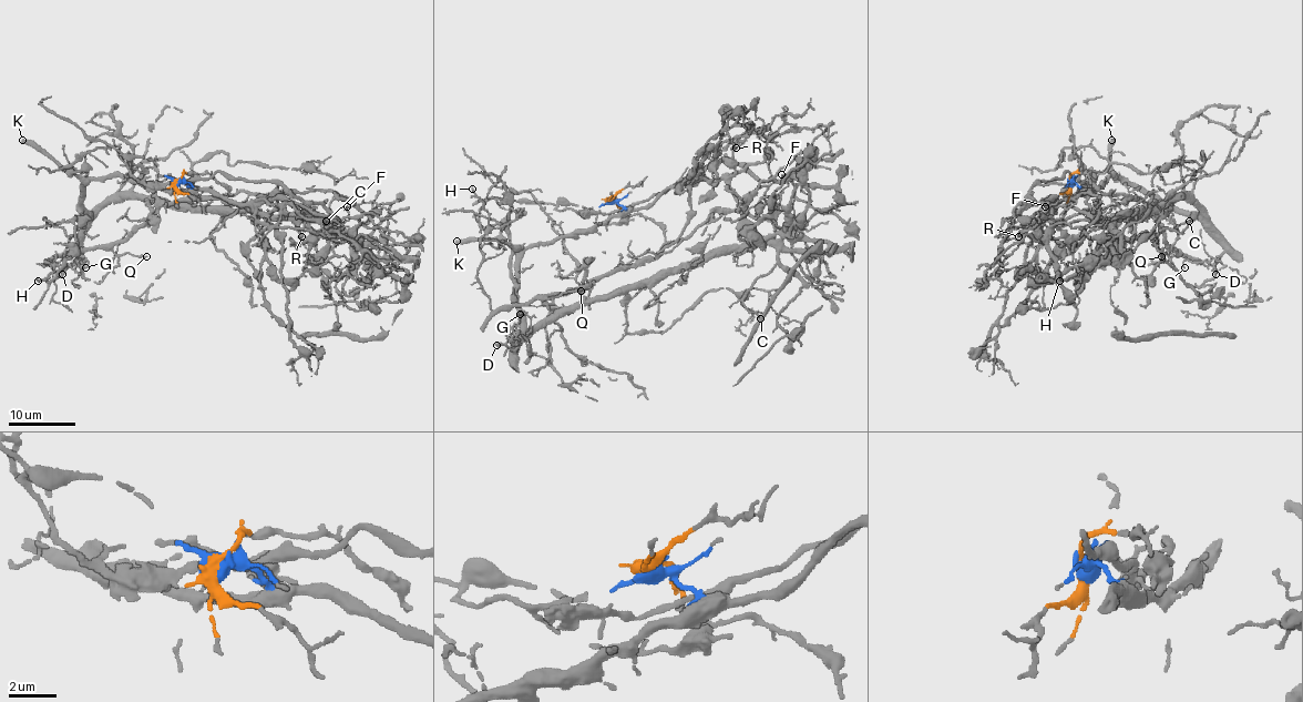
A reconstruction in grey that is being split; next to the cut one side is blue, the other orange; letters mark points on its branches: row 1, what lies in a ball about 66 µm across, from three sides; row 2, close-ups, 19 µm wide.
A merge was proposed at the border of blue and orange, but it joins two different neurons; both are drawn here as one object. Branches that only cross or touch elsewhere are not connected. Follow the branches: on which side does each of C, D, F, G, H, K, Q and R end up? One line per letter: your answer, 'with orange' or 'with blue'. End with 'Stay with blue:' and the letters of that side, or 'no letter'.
C: with blue
D: with blue
F: with orange
G: with blue
H: with orange
K: with blue
Q: with orange
R: with blue
Stay with blue: C, D, G, K, R

